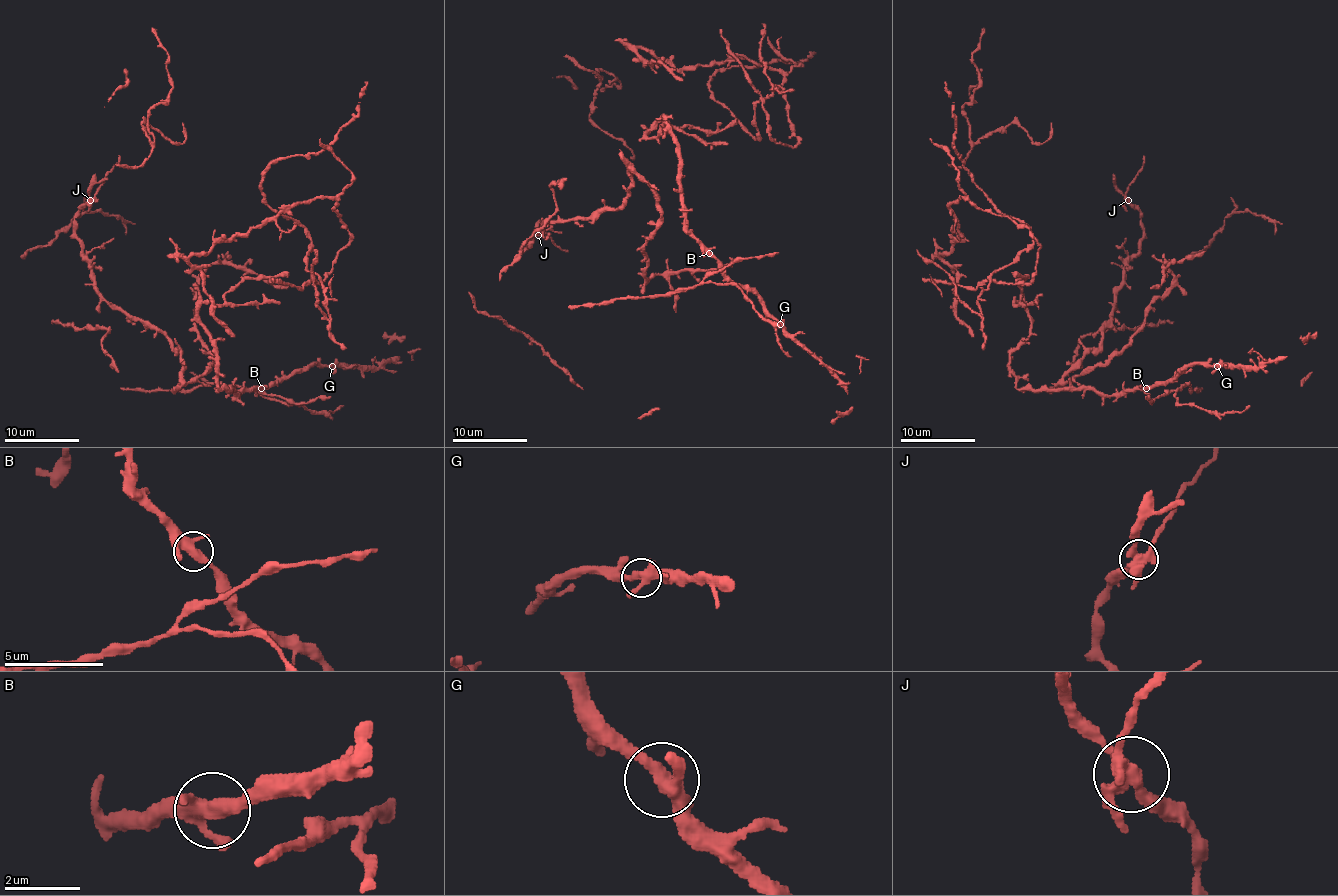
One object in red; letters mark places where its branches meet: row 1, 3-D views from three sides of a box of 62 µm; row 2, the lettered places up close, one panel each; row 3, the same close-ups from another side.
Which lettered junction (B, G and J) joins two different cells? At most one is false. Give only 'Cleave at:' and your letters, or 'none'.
Cleave at: J

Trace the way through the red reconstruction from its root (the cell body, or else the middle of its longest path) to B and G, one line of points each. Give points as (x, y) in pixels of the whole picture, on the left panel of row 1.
B: (252, 278), (235, 284), (222, 304), (203, 303), (198, 316), (216, 355), (218, 386), (239, 396), (261, 388)
G: (252, 278), (222, 304), (198, 310), (218, 386), (239, 396), (311, 364), (332, 366)

